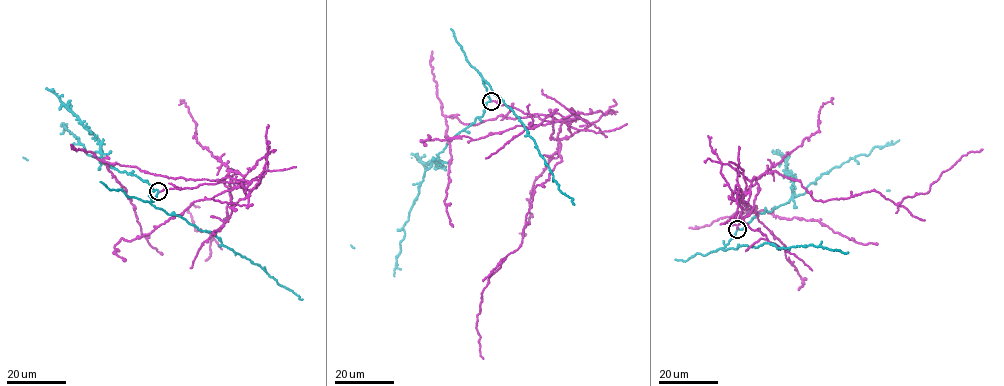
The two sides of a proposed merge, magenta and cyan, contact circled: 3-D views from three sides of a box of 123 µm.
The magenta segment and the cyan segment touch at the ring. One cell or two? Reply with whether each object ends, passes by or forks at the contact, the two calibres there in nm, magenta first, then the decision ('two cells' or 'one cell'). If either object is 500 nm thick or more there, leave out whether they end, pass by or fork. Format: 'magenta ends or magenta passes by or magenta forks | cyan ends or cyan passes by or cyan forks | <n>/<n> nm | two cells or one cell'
magenta ends | cyan passes by | 120/200 nm | two cells

